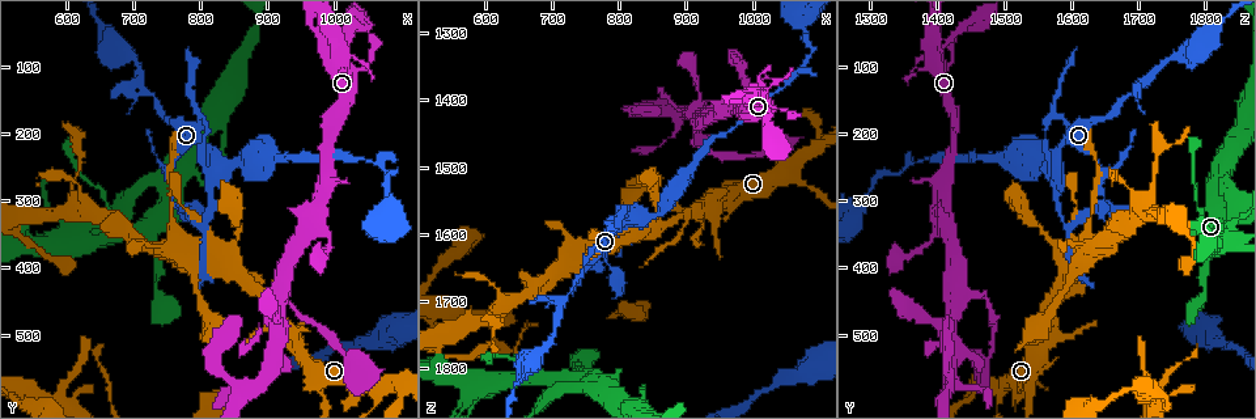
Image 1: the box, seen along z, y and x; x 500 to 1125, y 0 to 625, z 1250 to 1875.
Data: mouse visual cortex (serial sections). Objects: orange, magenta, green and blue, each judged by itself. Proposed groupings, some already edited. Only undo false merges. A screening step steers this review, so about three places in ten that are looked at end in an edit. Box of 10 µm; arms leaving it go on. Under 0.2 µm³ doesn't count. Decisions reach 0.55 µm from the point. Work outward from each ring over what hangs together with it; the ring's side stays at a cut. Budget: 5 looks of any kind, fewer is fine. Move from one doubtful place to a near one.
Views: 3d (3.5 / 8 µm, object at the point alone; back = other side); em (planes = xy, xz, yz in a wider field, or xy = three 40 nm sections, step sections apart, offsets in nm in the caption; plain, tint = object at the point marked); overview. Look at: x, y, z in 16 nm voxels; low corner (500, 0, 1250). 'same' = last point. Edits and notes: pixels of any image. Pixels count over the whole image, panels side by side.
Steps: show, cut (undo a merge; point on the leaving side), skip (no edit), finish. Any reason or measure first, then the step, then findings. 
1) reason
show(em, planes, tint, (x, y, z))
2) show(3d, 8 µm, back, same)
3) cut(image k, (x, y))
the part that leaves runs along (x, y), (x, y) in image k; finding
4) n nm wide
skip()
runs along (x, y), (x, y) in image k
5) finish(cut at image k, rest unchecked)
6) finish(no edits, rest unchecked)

branch point
show(em, xy, step 5, tint, (825, 250, 1575))

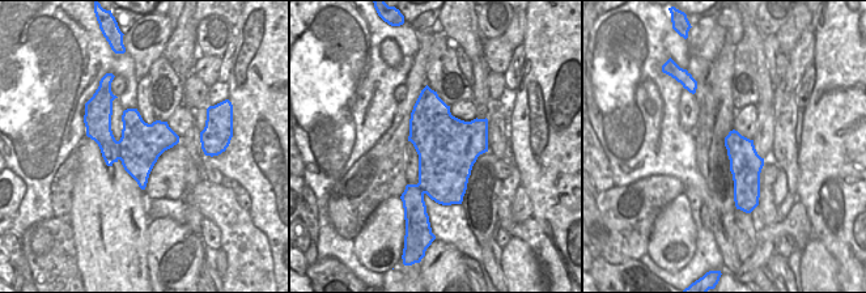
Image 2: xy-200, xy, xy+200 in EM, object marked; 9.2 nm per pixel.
see where the arms go
show(3d, 3.5 µm, same)

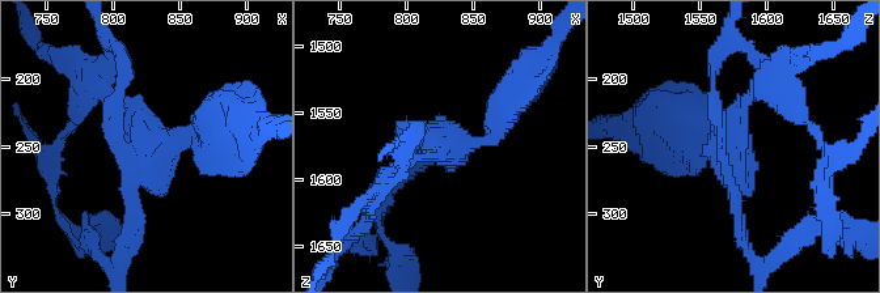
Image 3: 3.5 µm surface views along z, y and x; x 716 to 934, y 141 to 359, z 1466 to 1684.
skip()
runs along (388, 178), (485, 141), (508, 105) in image 3; one cell here

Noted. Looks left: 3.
three-way junction
show(3d, 3.5 µm, (925, 430, 1435))

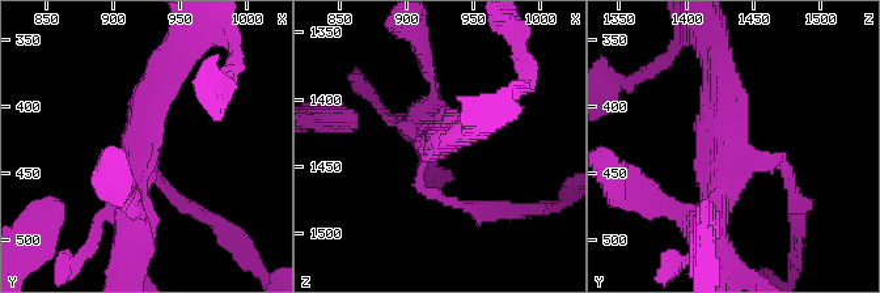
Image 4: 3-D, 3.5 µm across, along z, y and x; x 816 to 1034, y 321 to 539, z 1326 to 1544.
3 arms; arms of 150, 350, 350 nm; shape alone is not enough
show(em, xy, step 2, tint, (924, 432, 1432))

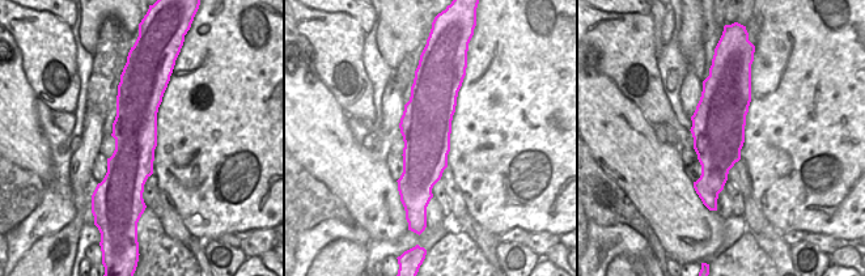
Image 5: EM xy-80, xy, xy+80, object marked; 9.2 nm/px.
skip()
runs along (134, 80), (135, 187), (139, 192) in image 5; all the same cell

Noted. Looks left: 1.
finish(no edits, rest unchecked)

